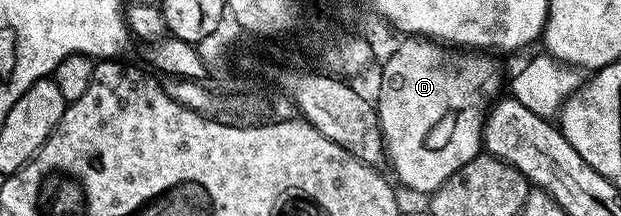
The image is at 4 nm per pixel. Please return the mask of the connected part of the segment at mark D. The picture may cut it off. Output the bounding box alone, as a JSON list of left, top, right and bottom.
[374,37,506,195]

